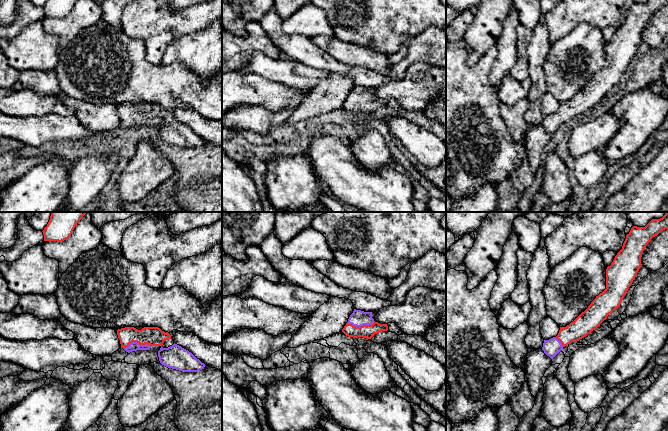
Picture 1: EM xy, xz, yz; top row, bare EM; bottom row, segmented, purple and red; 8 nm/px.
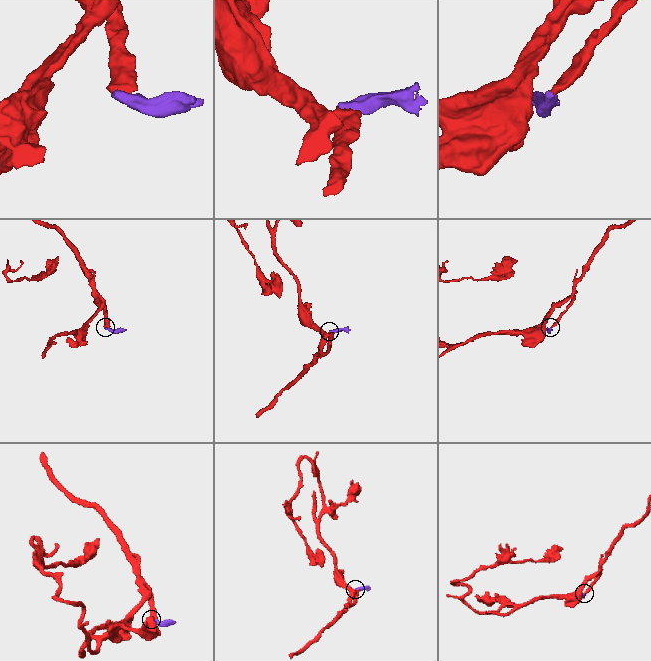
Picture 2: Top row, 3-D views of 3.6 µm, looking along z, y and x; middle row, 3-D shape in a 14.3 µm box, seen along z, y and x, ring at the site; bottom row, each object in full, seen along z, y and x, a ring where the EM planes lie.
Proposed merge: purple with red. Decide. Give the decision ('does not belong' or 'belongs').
belongs

